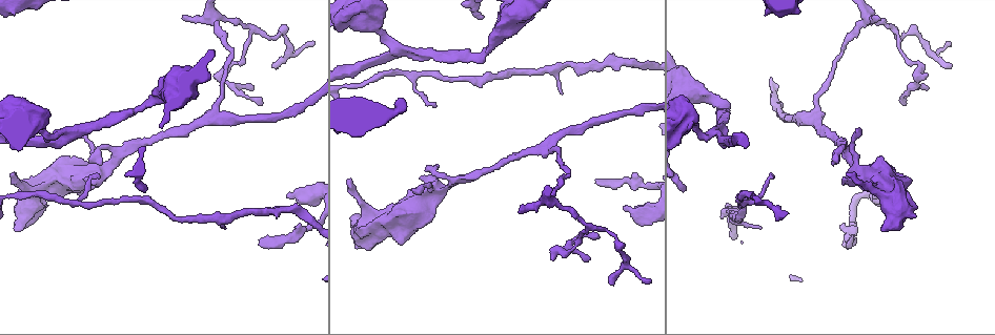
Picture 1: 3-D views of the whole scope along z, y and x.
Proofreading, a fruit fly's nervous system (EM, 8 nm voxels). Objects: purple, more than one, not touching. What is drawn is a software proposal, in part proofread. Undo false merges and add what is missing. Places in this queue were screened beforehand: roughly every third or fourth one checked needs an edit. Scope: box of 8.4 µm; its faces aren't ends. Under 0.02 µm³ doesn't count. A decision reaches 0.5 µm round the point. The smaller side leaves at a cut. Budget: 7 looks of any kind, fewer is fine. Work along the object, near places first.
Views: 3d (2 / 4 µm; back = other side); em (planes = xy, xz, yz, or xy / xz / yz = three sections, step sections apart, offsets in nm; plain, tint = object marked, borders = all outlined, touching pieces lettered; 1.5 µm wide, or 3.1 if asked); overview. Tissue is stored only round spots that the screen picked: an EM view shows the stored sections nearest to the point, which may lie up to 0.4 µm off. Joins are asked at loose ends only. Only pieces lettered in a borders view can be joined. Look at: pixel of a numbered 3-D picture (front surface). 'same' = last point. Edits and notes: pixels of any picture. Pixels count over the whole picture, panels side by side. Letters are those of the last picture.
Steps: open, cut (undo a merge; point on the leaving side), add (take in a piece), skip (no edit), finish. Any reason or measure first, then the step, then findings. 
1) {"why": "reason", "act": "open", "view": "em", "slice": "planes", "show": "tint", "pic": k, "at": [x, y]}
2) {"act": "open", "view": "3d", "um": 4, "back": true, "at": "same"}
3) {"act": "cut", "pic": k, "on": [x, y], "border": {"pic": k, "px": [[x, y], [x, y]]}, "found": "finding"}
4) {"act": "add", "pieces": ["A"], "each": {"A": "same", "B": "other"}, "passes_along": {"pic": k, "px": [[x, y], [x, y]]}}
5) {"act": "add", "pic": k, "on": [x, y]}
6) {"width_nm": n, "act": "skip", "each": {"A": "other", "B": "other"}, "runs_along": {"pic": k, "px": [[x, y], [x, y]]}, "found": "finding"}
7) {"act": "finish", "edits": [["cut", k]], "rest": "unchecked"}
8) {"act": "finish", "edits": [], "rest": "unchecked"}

{"why": "free end", "act": "open", "view": "3d", "um": 2, "pic": 1, "at": [436, 168]}

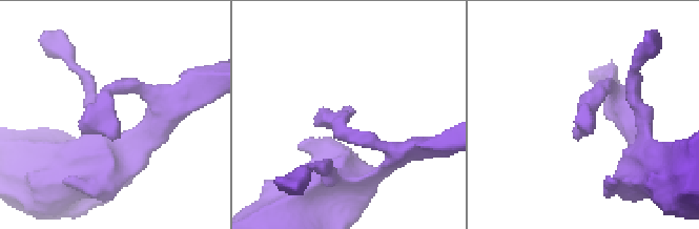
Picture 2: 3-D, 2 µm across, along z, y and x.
{"act": "open", "view": "em", "slice": "planes", "show": "borders", "pic": 2, "at": [115, 138]}

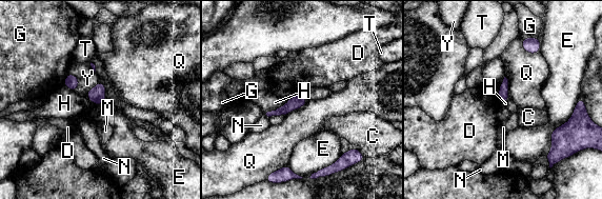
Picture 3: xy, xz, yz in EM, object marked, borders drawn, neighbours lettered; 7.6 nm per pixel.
{"act": "skip", "each": {"C": "other", "D": "other", "E": "other", "G": "other", "H": "other", "M": "other", "N": "other", "Q": "other", "T": "other", "Y": "other"}, "border": {"pic": 3, "px": [[289, 99], [284, 104], [264, 114]]}, "found": "no lettered piece goes on from it"}

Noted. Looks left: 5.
{"why": "side arm on a straight run", "act": "open", "view": "3d", "um": 4, "pic": 1, "at": [203, 118]}

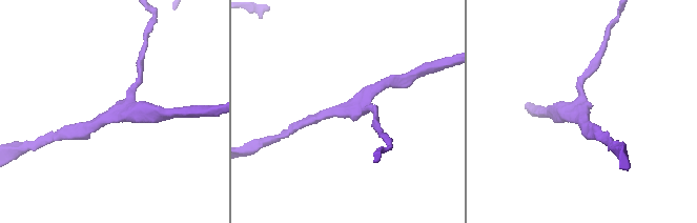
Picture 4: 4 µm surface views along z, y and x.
{"act": "open", "view": "em", "slice": "planes", "show": "borders", "pic": 4, "at": [345, 108]}

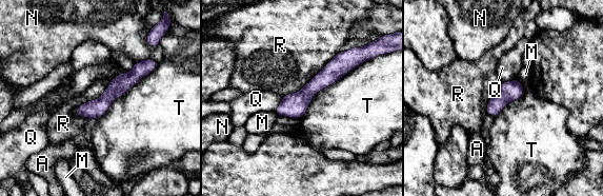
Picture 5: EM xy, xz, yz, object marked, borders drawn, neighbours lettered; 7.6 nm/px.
{"arms": 3, "act": "skip", "each": {"A": "other", "M": "other", "N": "other", "Q": "other", "R": "other", "T": "other"}, "found": "continuous, no second neuron"}

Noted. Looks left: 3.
{"why": "thin end", "act": "open", "view": "em", "slice": "xy", "step": 4, "show": "tint", "pic": 1, "at": [924, 89]}

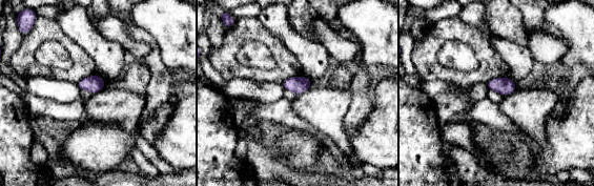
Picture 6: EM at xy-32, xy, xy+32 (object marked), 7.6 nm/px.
{"why": "cut it another way", "act": "open", "view": "em", "slice": "planes", "show": "borders", "at": "same"}

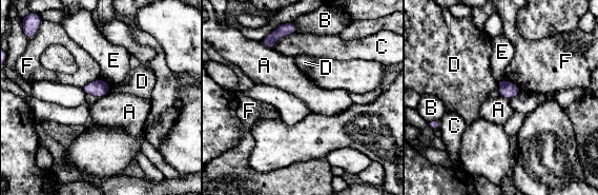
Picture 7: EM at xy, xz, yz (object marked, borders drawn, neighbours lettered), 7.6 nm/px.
{"width_nm": 130, "act": "skip", "each": {"A": "other", "B": "other", "C": "other", "D": "other", "E": "other", "F": "other"}, "border": {"pic": 7, "px": [[261, 41], [272, 49]]}, "found": "none of them fits"}

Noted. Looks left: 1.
{"act": "finish", "edits": [], "rest": "unchecked"}

